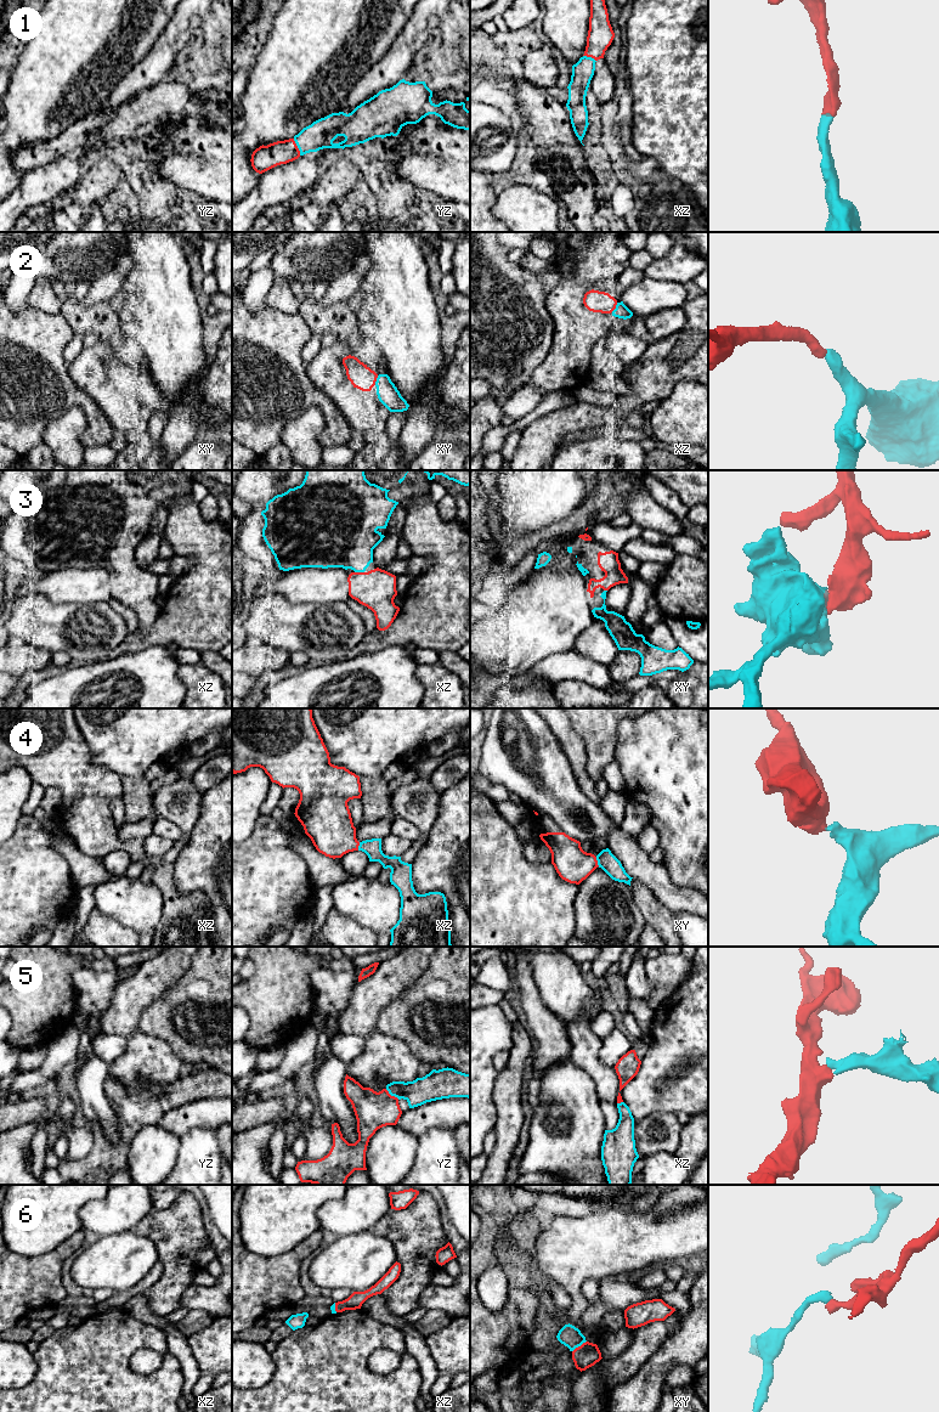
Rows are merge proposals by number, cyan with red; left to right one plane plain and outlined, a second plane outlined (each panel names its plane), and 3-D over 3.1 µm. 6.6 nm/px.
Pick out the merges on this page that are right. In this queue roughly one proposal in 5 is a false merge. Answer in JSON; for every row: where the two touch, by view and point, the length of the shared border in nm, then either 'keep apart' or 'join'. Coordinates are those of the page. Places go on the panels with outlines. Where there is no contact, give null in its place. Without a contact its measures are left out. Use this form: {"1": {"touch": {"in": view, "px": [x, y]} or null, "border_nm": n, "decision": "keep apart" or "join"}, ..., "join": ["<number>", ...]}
{"1": {"touch": {"in": "yz", "px": [298, 147]}, "border_nm": 120, "decision": "join"}, "2": {"touch": {"in": "xy", "px": [377, 380]}, "border_nm": 70, "decision": "join"}, "3": {"touch": {"in": "xz", "px": [360, 571]}, "border_nm": 60, "decision": "join"}, "4": {"touch": {"in": "xy", "px": [598, 862]}, "border_nm": 70, "decision": "join"}, "5": {"touch": {"in": "yz", "px": [392, 1095]}, "border_nm": 120, "decision": "join"}, "6": {"touch": {"in": "xy", "px": [578, 1345]}, "border_nm": 120, "decision": "keep apart"}, "join": ["1", "2", "3", "4", "5"]}

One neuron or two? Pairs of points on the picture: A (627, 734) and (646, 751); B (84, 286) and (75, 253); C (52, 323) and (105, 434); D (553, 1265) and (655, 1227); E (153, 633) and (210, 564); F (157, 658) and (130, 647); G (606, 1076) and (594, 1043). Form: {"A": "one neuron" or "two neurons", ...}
{"A": "one neuron", "B": "two neurons", "C": "one neuron", "D": "one neuron", "E": "one neuron", "F": "two neurons", "G": "one neuron"}

